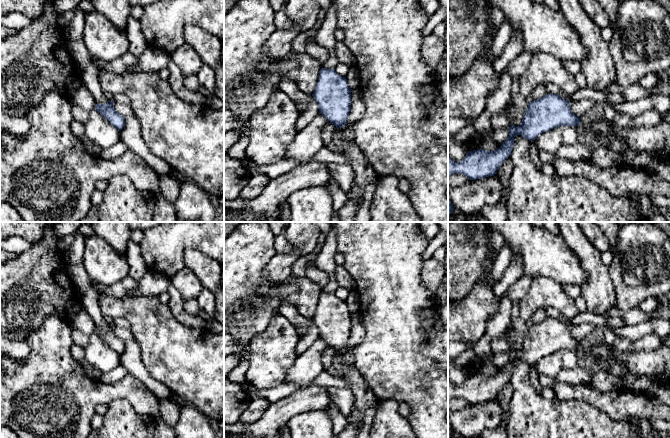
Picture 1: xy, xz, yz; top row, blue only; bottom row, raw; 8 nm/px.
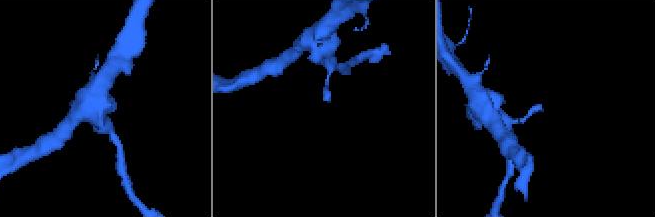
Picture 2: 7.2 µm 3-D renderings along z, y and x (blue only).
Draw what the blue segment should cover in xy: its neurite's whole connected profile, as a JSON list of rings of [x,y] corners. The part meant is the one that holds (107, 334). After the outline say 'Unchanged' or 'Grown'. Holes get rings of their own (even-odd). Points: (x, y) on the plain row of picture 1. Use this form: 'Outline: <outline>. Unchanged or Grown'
Outline: [[[114,325],[107,328],[96,328],[95,333],[119,355],[125,350],[125,342],[113,330]]]. Unchanged

